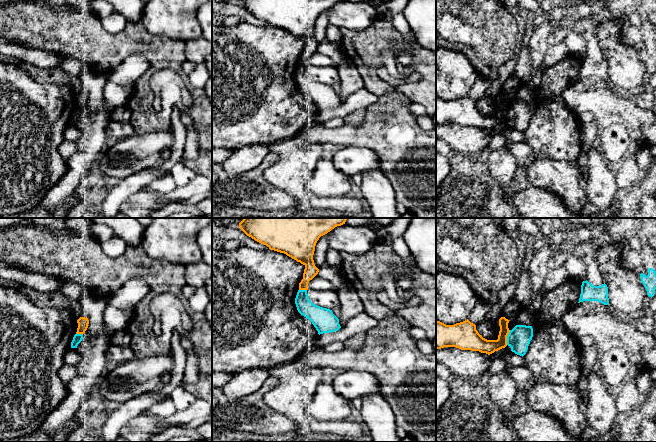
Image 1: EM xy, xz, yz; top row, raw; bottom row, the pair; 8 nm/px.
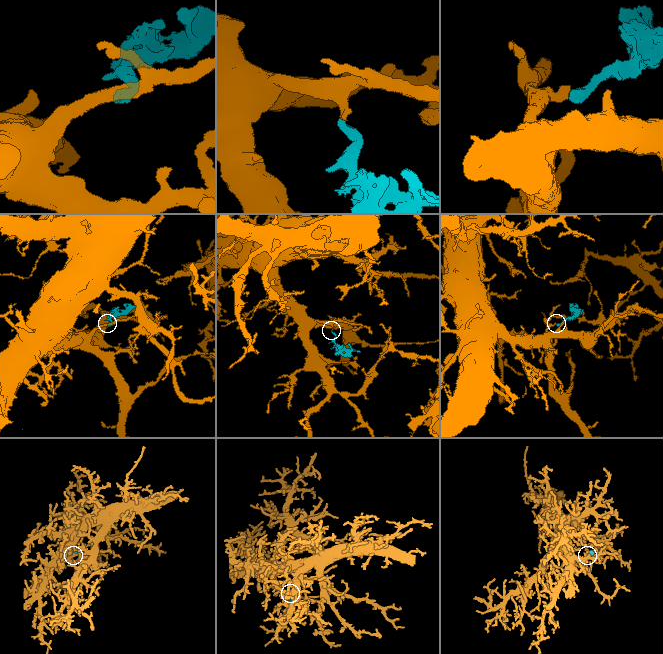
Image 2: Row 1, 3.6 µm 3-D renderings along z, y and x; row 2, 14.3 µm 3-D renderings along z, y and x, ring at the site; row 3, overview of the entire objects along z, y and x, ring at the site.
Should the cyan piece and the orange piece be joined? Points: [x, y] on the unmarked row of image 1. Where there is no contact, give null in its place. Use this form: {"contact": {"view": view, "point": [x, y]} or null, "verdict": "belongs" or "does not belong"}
{"contact": {"view": "yz", "point": [507, 113]}, "verdict": "does not belong"}

